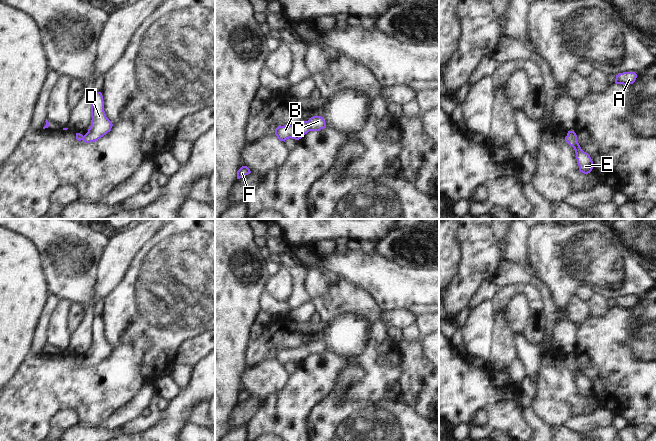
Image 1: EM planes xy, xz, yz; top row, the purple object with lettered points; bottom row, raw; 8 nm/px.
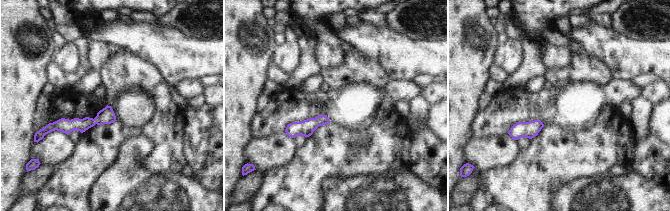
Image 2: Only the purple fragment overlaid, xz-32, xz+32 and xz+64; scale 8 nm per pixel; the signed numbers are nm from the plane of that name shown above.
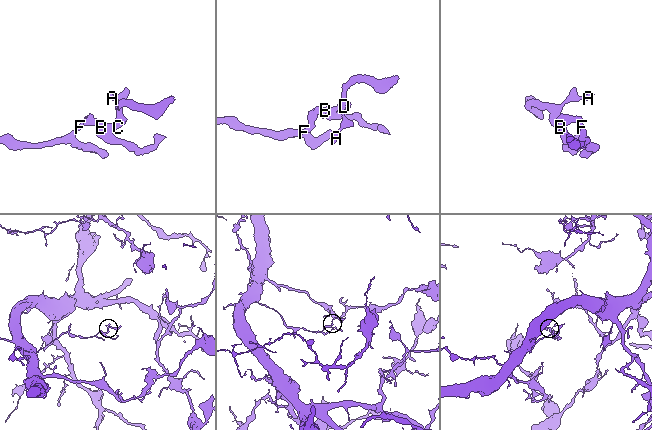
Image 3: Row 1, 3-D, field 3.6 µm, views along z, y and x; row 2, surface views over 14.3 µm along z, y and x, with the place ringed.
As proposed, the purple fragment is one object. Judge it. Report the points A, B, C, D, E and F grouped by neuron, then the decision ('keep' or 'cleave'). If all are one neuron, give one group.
A B C D E F; keep

